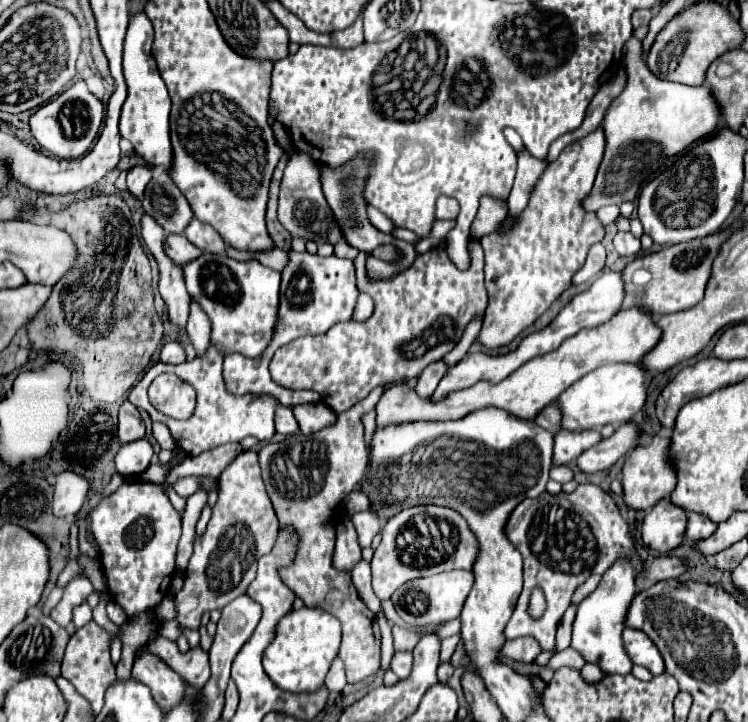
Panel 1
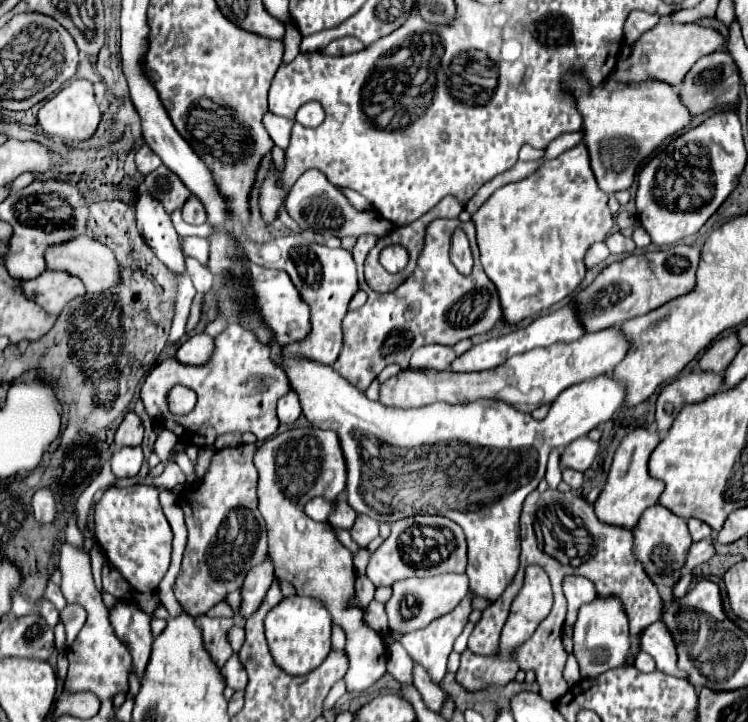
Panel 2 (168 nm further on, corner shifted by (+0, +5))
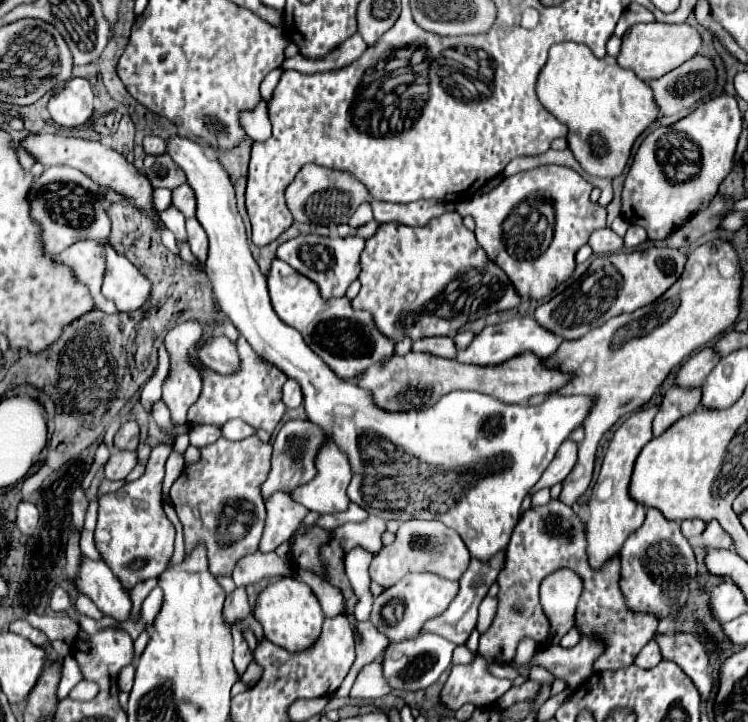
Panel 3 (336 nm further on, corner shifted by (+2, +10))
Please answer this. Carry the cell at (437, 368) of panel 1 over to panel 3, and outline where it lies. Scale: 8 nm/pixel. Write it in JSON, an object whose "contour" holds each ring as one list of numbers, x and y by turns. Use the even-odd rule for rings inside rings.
{"contour":[[431,336,431,338,415,340,413,352,429,352,429,354,443,356,443,358,455,358,457,346,451,336]]}

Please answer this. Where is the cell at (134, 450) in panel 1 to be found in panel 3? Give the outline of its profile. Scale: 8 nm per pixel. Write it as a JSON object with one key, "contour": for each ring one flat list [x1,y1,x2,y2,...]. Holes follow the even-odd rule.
{"contour":[[113,450,111,458,105,464,105,478,107,480,125,480,125,476,135,468,137,454,125,450]]}

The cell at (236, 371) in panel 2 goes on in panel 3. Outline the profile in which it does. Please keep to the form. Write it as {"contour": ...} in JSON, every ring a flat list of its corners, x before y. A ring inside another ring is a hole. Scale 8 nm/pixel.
{"contour":[[243,336,237,340,237,350,241,356,239,372,221,376,209,368,201,370,203,390,197,404,189,408,189,426,197,426,197,424,223,426,227,420,241,418,253,428,261,428,271,434,285,412,285,404,281,400,281,388,287,382,287,376,279,368,273,368,273,364,269,364,267,360,261,360,261,356,253,352,251,344]]}

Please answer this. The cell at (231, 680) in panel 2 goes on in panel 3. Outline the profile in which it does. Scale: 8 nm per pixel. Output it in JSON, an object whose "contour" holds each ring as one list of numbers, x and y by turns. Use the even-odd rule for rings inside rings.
{"contour":[[233,628,233,640,235,640,235,654,233,654,233,662,237,666,237,672,245,672,245,668,249,666,249,662,253,660,253,654,243,638,243,632,239,628]]}

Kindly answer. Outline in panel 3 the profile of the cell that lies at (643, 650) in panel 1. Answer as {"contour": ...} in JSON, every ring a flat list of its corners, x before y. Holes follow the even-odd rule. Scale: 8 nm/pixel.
{"contour":[[673,634,673,636,657,636,663,658,679,664,685,674,697,686,701,700,705,702,713,692,713,676,709,674,709,652,693,634]]}

